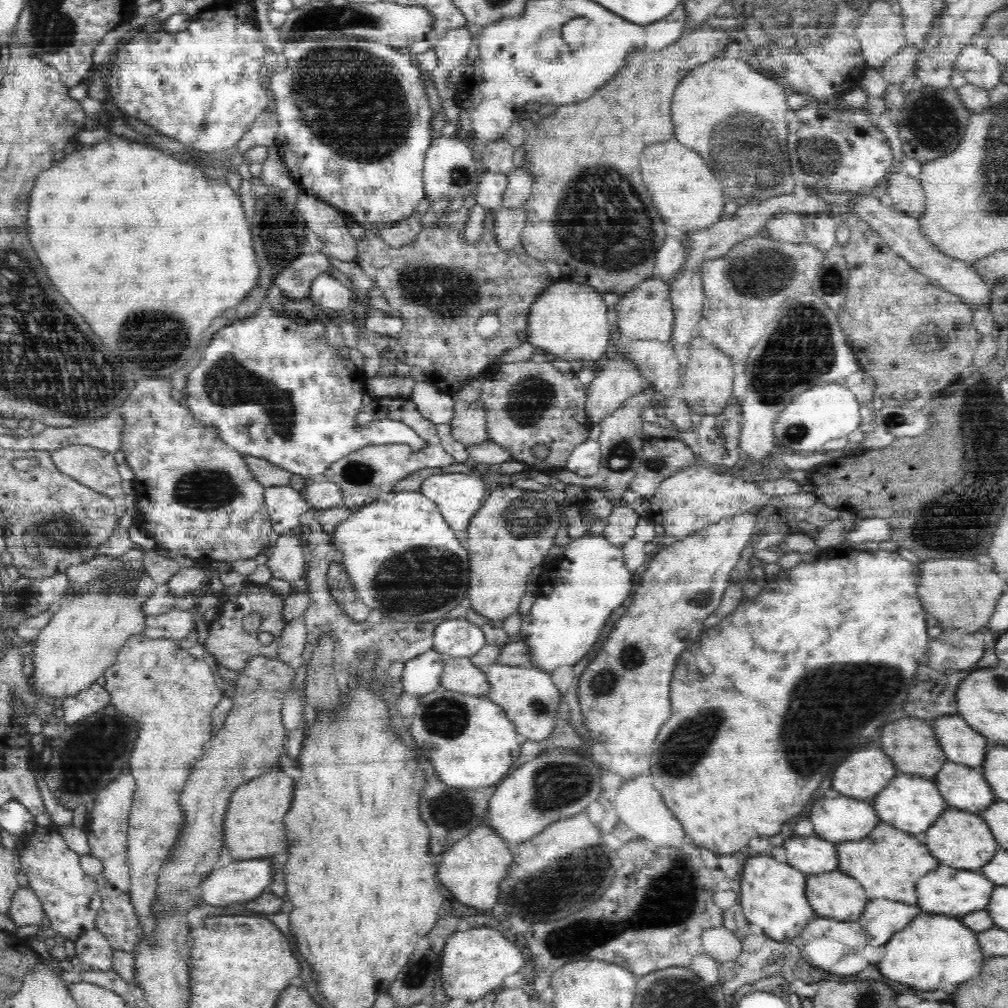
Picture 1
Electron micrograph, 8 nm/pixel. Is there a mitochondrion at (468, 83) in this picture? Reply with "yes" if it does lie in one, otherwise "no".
no

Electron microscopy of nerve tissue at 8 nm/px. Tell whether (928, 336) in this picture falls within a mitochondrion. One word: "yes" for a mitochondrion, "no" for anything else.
yes

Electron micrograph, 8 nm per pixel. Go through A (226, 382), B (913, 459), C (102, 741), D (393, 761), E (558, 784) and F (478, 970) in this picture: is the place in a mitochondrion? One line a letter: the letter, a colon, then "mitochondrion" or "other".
A: mitochondrion
B: other
C: mitochondrion
D: other
E: mitochondrion
F: other

